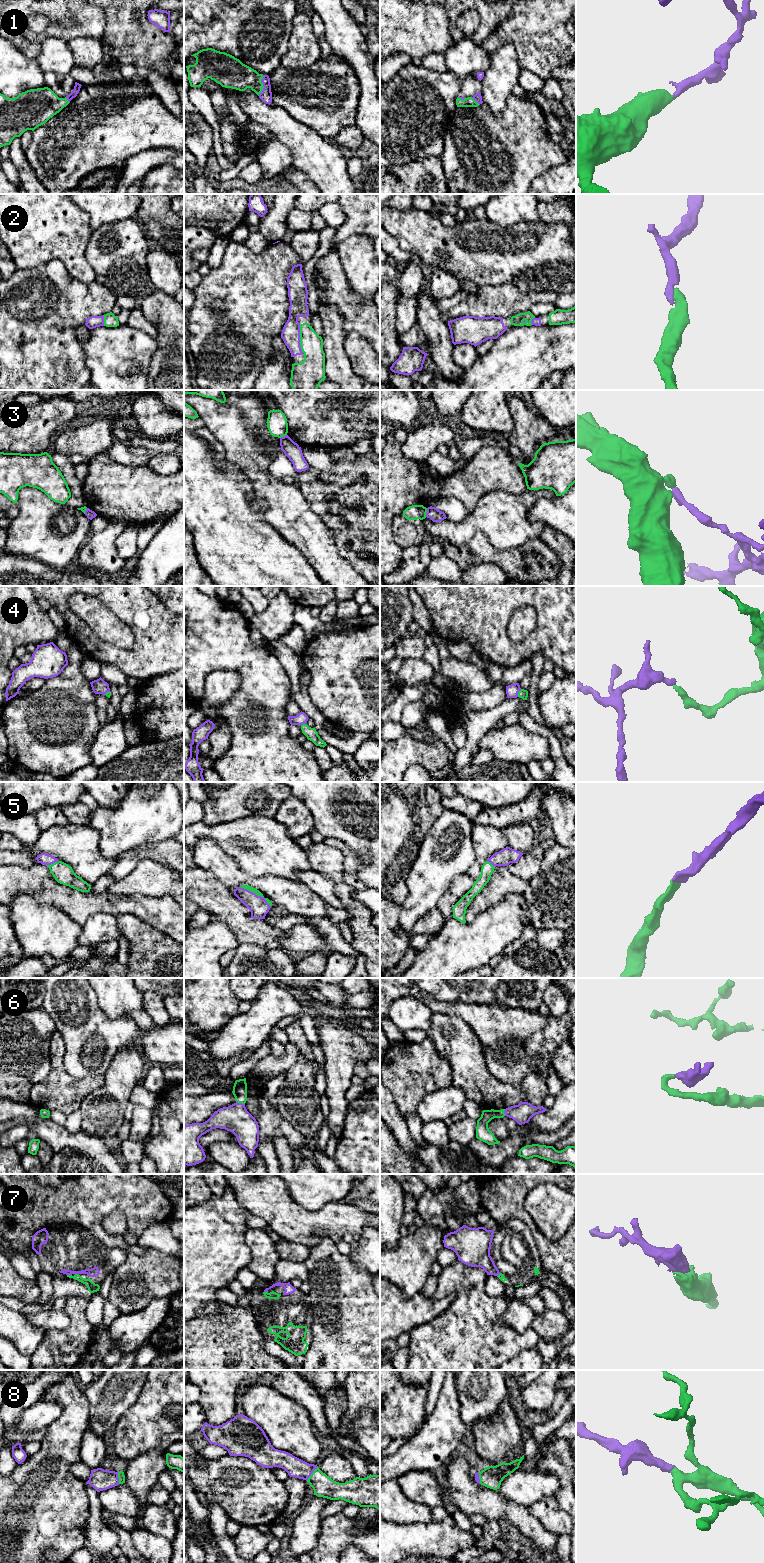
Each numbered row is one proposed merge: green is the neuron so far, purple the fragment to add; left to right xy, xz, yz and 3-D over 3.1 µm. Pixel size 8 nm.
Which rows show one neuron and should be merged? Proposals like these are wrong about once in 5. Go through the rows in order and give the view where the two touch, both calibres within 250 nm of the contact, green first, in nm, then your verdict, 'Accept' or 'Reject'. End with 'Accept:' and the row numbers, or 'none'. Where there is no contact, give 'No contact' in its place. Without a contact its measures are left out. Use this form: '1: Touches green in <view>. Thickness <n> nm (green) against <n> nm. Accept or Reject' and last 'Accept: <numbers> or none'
1: Touches green in xz. Thickness 220 nm (green) against 100 nm. Accept
2: Touches green in xz. Thickness 190 nm (green) against 150 nm. Accept
3: Touches green in yz. Thickness 120 nm (green) against 100 nm. Reject
4: Touches green in yz. Thickness 70 nm (green) against 100 nm. Accept
5: Touches green in xz. Thickness 50 nm (green) against 160 nm. Accept
6: Touches green in xz. Thickness 110 nm (green) against 220 nm. Accept
7: Touches green in xy. Thickness 80 nm (green) against 70 nm. Accept
8: Touches green in xz. Thickness 170 nm (green) against 160 nm. Accept
Accept: 1, 2, 4, 5, 6, 7, 8

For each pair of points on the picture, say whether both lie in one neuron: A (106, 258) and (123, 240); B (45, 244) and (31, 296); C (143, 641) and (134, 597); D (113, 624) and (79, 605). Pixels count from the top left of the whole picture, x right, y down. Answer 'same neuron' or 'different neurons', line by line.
A: same neuron
B: different neurons
C: same neuron
D: same neuron

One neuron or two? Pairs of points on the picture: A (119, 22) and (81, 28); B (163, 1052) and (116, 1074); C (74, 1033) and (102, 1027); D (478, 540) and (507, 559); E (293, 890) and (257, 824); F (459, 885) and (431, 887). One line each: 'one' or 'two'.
A: two
B: two
C: one
D: one
E: two
F: two

